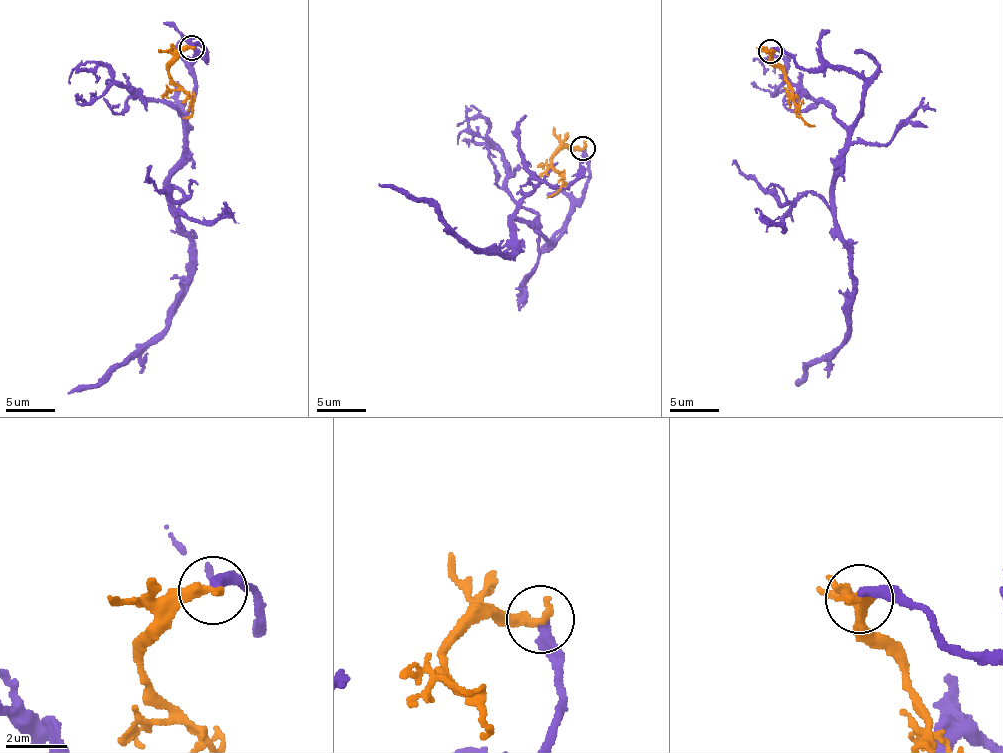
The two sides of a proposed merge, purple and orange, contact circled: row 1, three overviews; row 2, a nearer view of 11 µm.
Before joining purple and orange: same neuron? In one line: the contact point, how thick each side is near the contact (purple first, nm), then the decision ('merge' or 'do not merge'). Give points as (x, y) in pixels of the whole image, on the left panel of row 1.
place (192, 47); calibres 360 and 380 nm; do not merge

